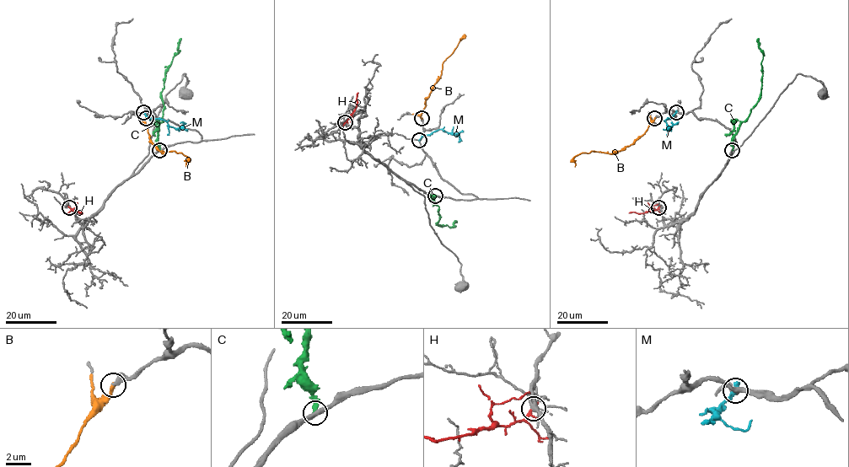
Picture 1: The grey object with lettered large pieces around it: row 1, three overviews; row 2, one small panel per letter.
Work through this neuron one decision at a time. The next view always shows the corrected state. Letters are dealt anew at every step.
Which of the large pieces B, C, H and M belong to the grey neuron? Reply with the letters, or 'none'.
B

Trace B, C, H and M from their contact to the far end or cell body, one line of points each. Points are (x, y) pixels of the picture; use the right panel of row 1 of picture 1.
B: (654, 118), (647, 130), (631, 144), (612, 153), (592, 151), (578, 154), (573, 158), (574, 166)
C: (733, 150), (733, 136), (748, 117), (760, 91), (763, 54), (758, 38)
H: (658, 207), (643, 213), (629, 213)
M: (676, 112), (666, 120), (666, 124), (669, 128), (679, 121)

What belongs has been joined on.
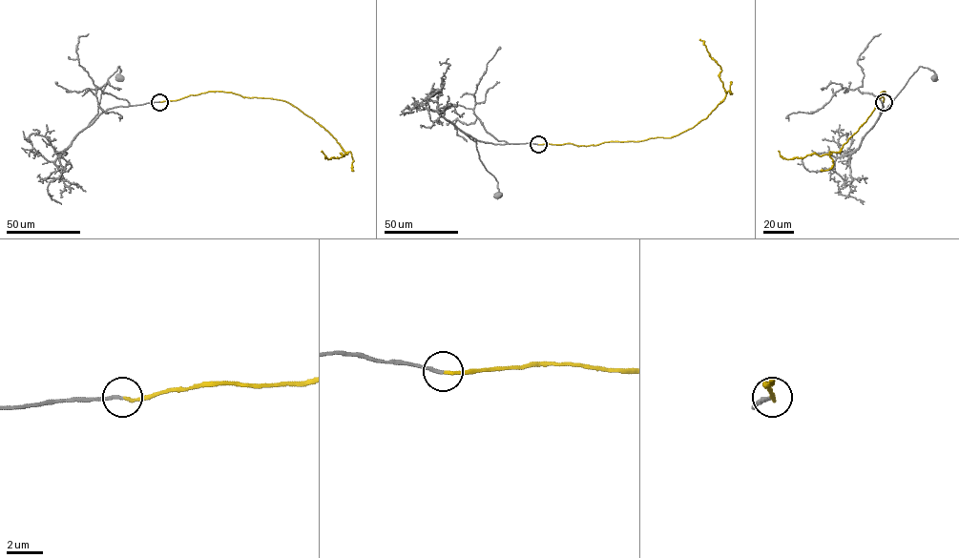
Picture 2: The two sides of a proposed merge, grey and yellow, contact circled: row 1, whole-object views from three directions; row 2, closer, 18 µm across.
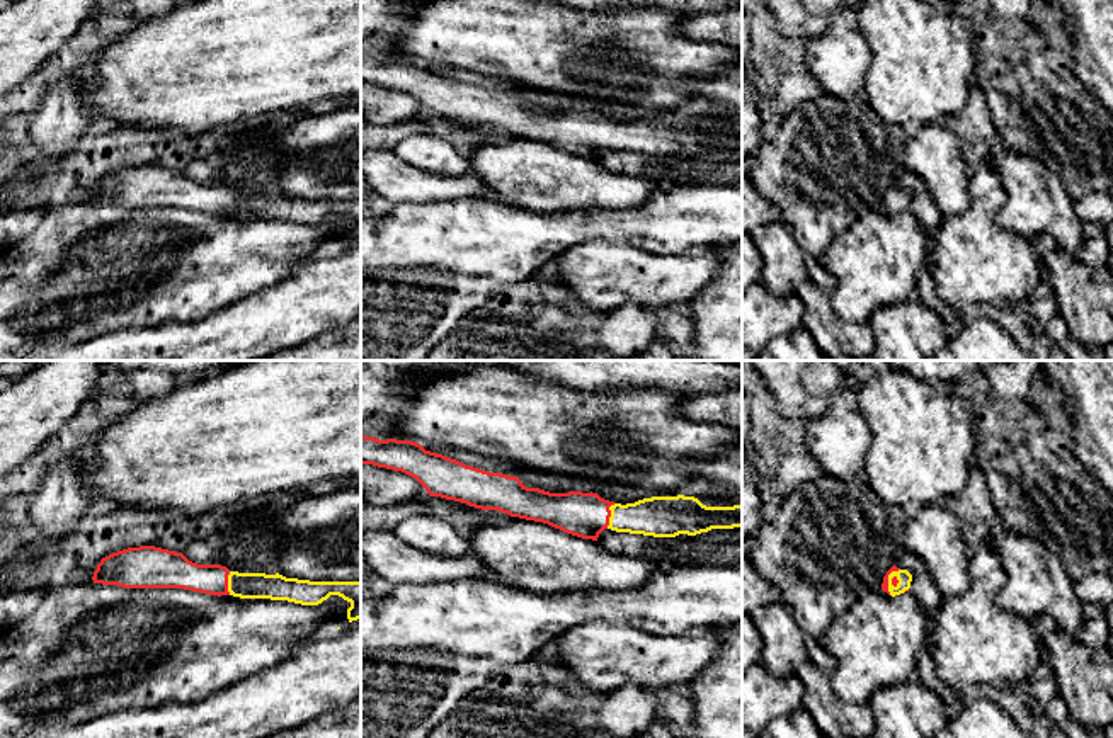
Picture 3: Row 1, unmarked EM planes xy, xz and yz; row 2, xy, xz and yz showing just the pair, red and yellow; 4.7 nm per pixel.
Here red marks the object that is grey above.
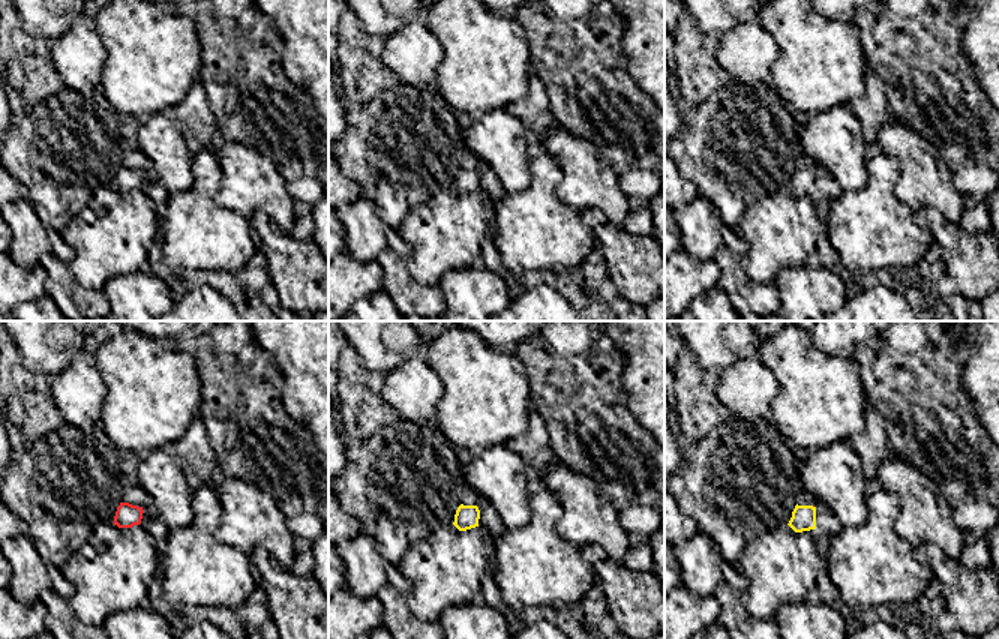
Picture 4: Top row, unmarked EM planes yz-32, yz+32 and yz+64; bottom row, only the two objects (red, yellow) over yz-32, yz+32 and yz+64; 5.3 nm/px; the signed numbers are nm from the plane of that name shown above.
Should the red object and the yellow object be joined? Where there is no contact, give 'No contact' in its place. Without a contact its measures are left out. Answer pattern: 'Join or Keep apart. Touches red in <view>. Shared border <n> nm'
Join. Touches red in xz. Shared border 130 nm

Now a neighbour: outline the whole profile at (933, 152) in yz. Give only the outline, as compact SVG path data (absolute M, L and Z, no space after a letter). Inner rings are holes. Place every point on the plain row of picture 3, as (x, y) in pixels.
M943 121L919 126L909 134L902 167L922 179L943 218L970 207L970 172L962 141Z

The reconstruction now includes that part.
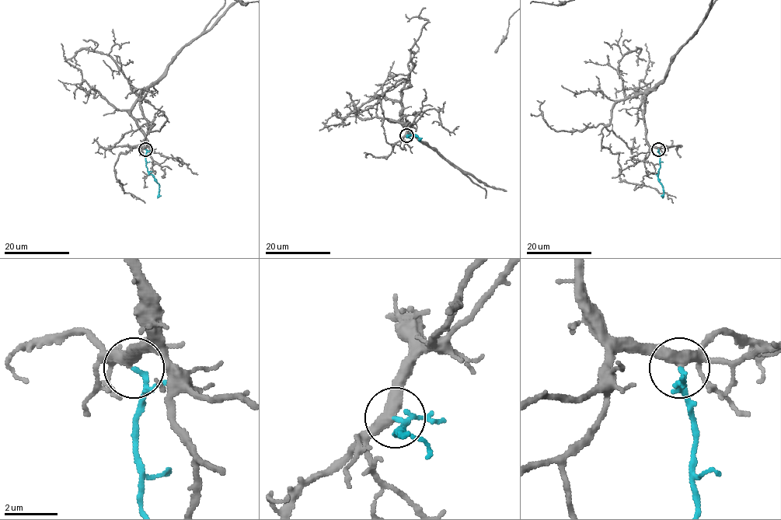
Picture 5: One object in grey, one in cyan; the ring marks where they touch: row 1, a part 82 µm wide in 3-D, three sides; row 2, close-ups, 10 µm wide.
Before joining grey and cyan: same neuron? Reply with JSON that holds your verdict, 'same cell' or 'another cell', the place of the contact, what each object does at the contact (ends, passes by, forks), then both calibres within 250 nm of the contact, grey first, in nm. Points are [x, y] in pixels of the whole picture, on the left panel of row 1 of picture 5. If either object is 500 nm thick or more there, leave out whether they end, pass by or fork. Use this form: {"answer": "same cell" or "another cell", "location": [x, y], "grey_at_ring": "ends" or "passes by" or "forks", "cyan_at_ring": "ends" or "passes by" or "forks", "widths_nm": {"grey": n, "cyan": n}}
{"answer": "same cell", "location": [145, 149], "grey_at_ring": "passes by", "cyan_at_ring": "forks", "widths_nm": {"grey": 400, "cyan": 110}}

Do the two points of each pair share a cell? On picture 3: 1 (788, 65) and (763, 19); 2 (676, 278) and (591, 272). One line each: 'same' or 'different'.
1: same
2: same

